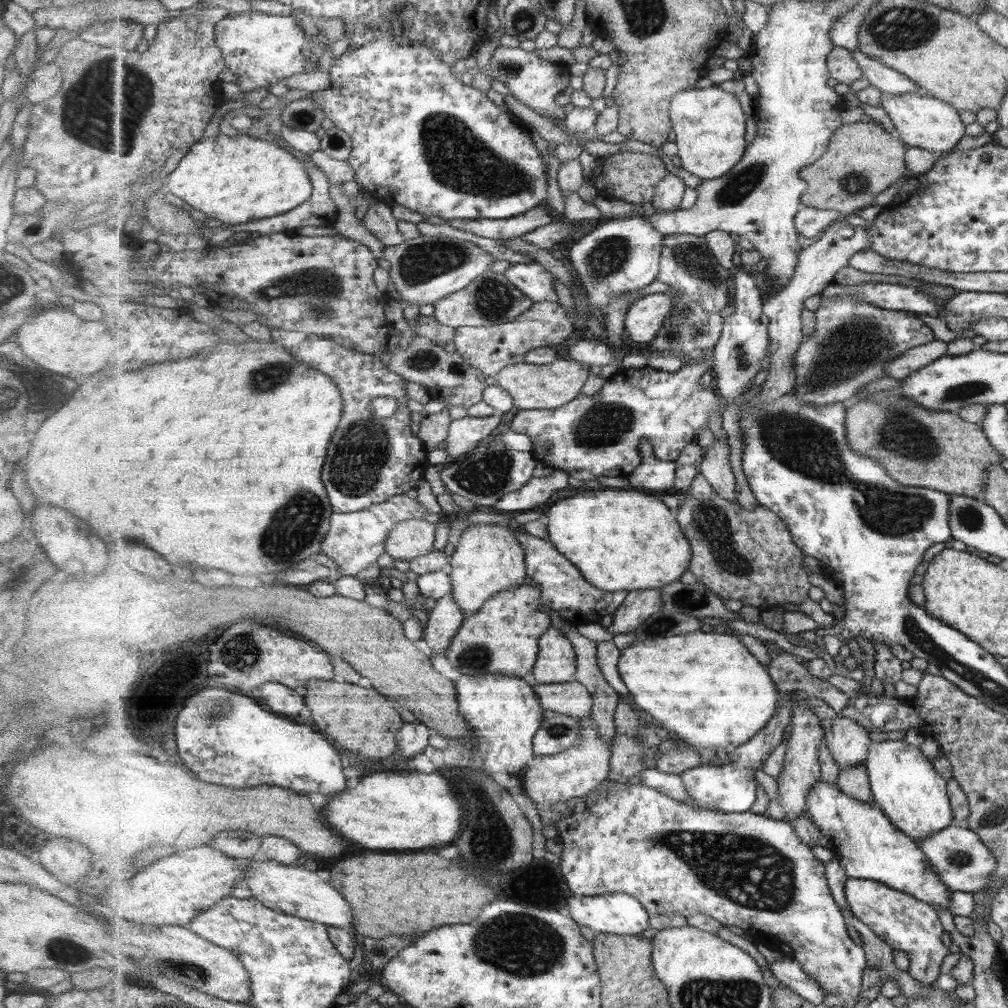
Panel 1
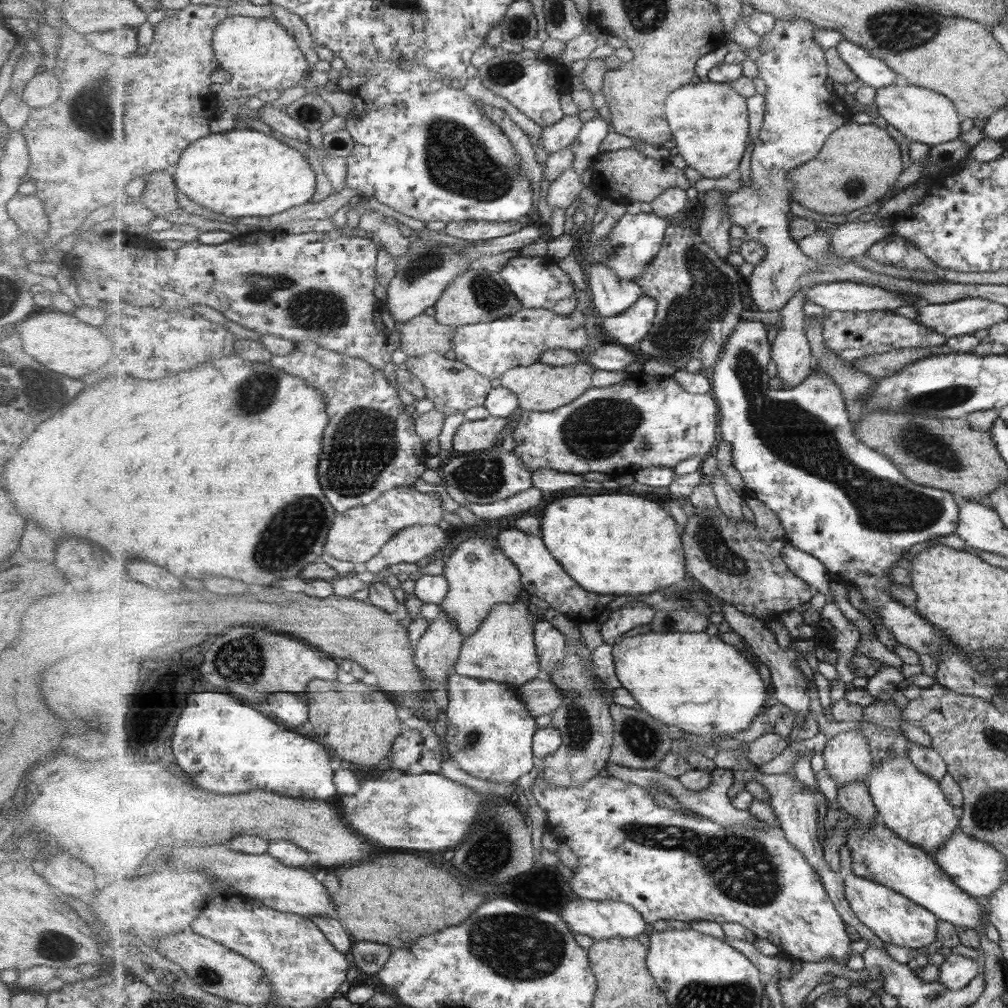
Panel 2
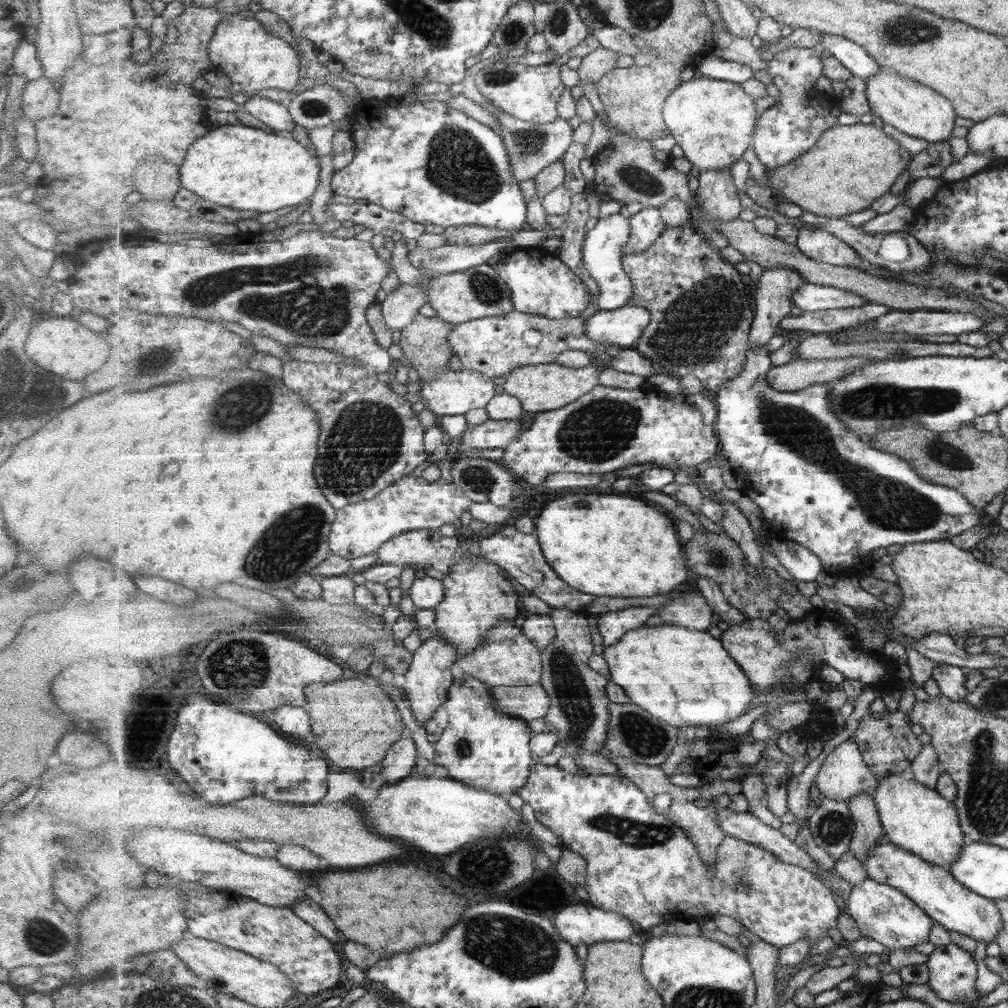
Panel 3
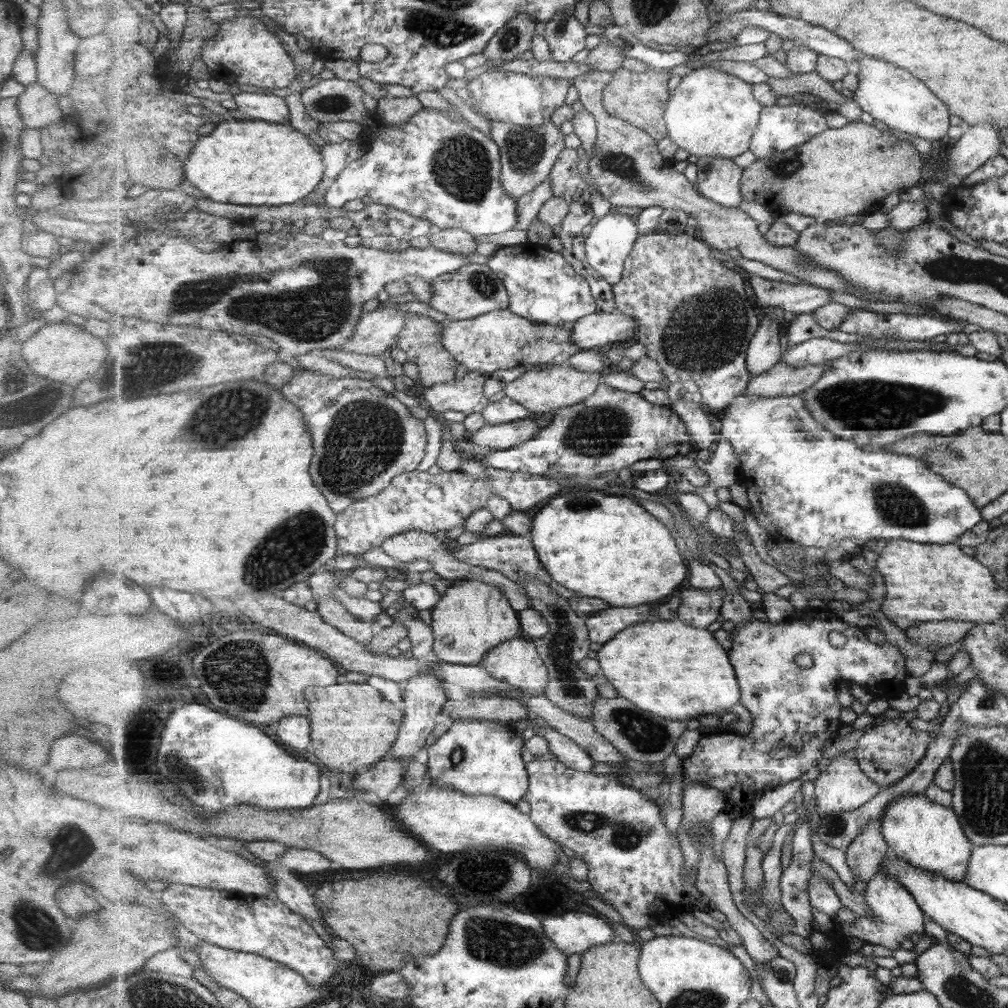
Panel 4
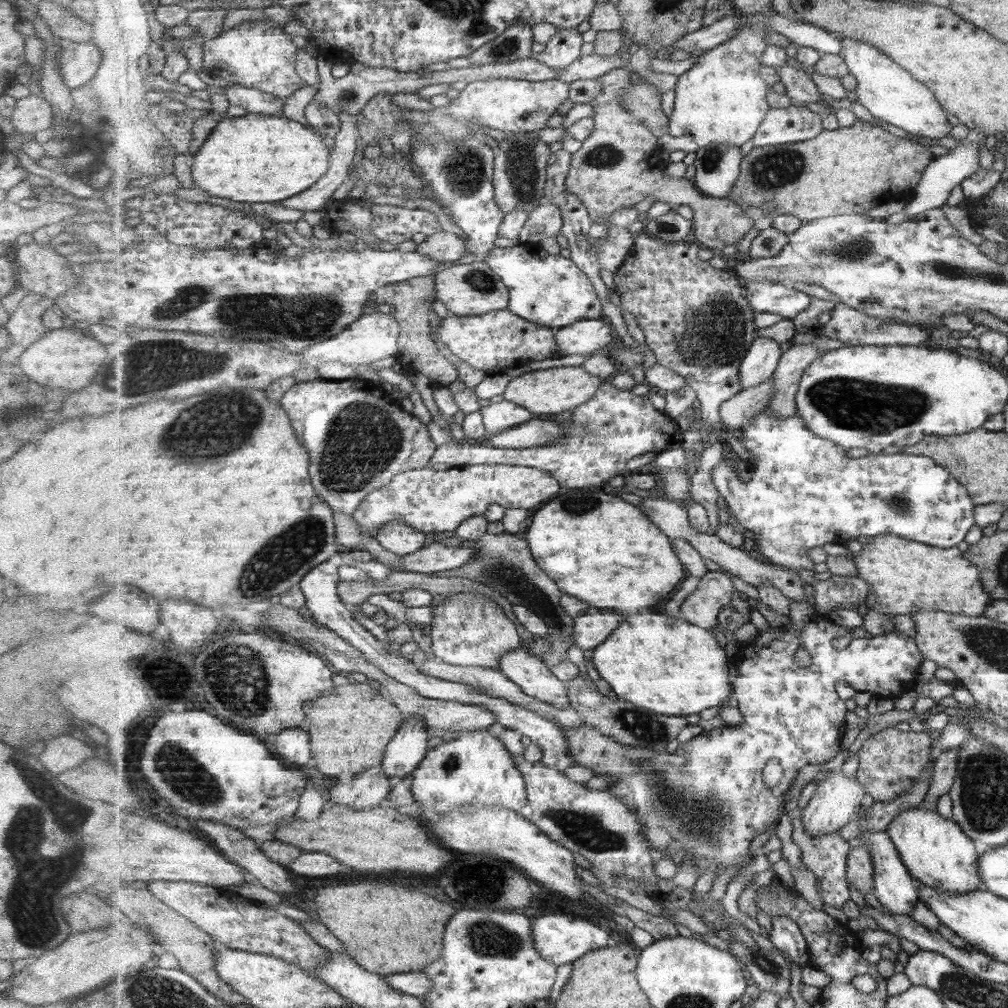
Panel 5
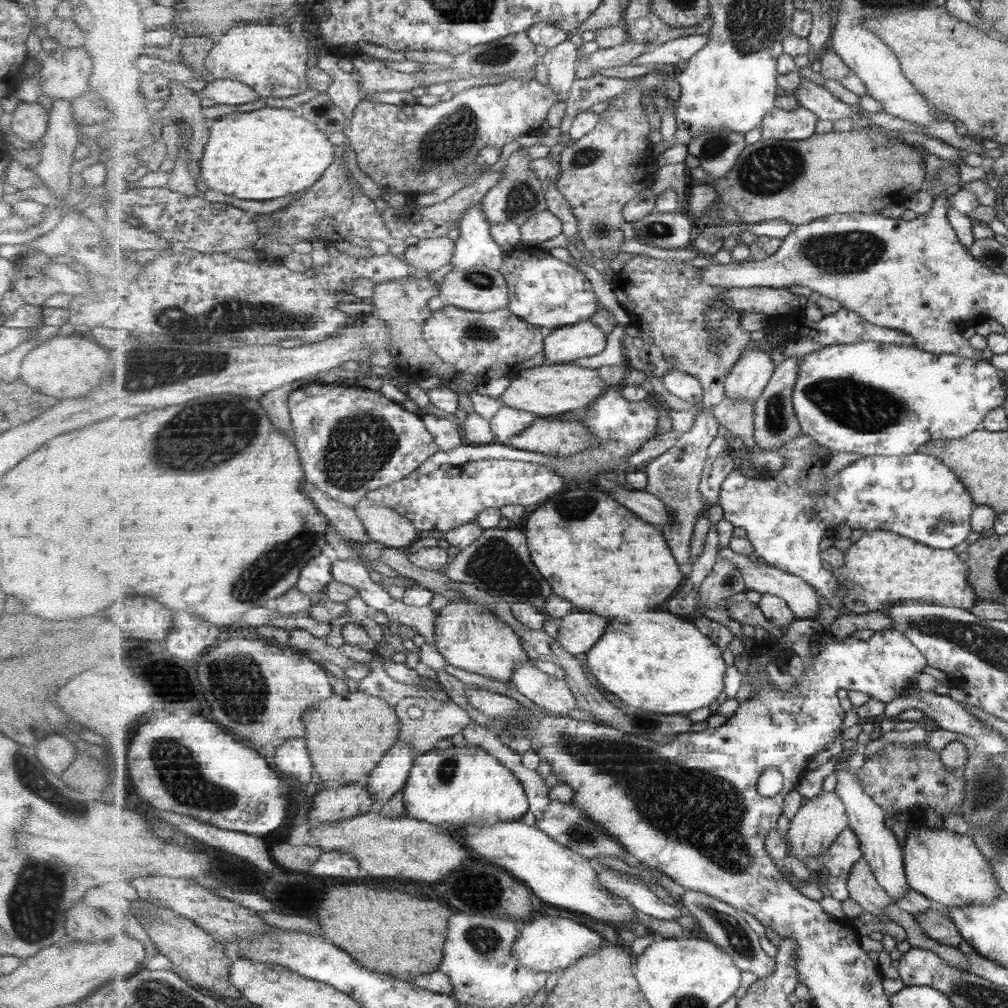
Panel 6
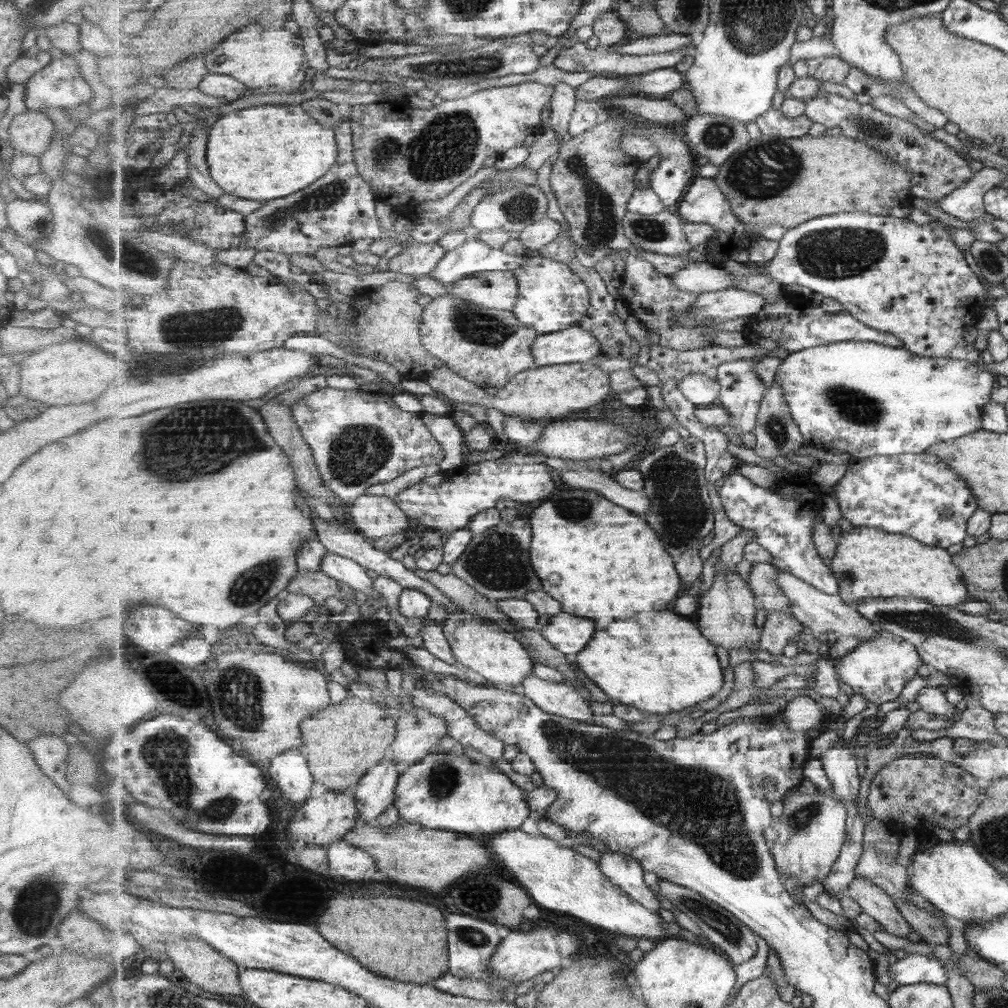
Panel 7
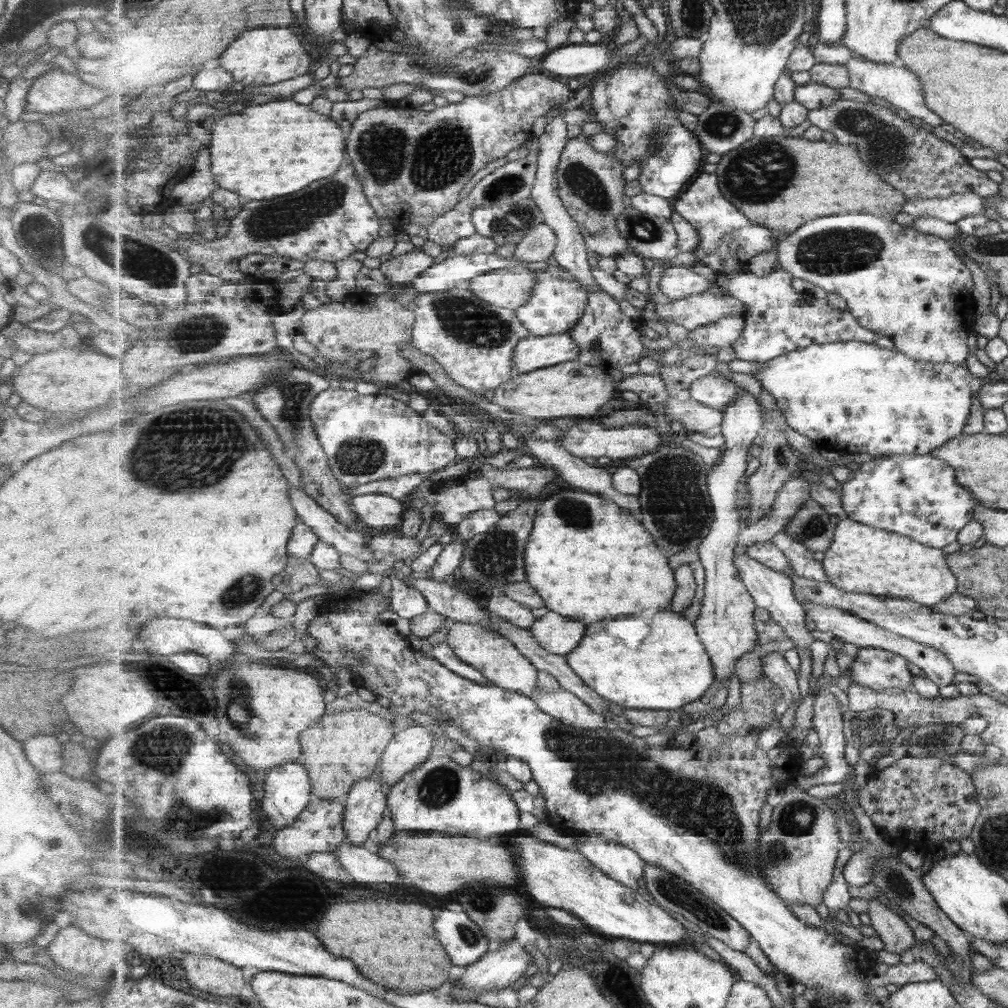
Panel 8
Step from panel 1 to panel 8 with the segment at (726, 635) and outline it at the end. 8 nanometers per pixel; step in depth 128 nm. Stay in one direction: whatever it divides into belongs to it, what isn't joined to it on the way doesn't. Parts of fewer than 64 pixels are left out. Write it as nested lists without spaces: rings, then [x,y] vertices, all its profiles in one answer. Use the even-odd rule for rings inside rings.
[[[659,612],[639,622],[647,624],[649,634],[637,648],[631,648],[623,638],[611,636],[603,624],[587,626],[585,640],[566,655],[567,662],[603,698],[624,708],[676,711],[703,698],[715,684],[716,675],[694,623],[678,612]]]

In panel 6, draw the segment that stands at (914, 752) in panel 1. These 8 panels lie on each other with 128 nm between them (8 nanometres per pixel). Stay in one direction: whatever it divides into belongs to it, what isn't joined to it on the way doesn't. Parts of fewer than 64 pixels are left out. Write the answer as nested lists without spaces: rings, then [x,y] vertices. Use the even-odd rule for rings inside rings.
[[[912,822],[907,828],[907,839],[902,845],[905,852],[906,876],[913,891],[920,892],[930,900],[935,900],[939,906],[947,908],[961,908],[973,904],[988,904],[998,900],[1004,893],[1002,886],[995,881],[994,870],[990,861],[981,852],[978,844],[975,844],[972,834],[957,834],[947,827],[929,827],[927,824]]]

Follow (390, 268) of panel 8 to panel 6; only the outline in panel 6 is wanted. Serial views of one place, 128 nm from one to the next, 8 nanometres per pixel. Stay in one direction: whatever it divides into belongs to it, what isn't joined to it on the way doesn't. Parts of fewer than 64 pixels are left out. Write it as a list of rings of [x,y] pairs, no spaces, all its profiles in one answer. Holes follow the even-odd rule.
[[[448,237],[419,240],[405,250],[403,259],[413,265],[413,268],[431,273],[451,263],[457,244],[458,241]]]

